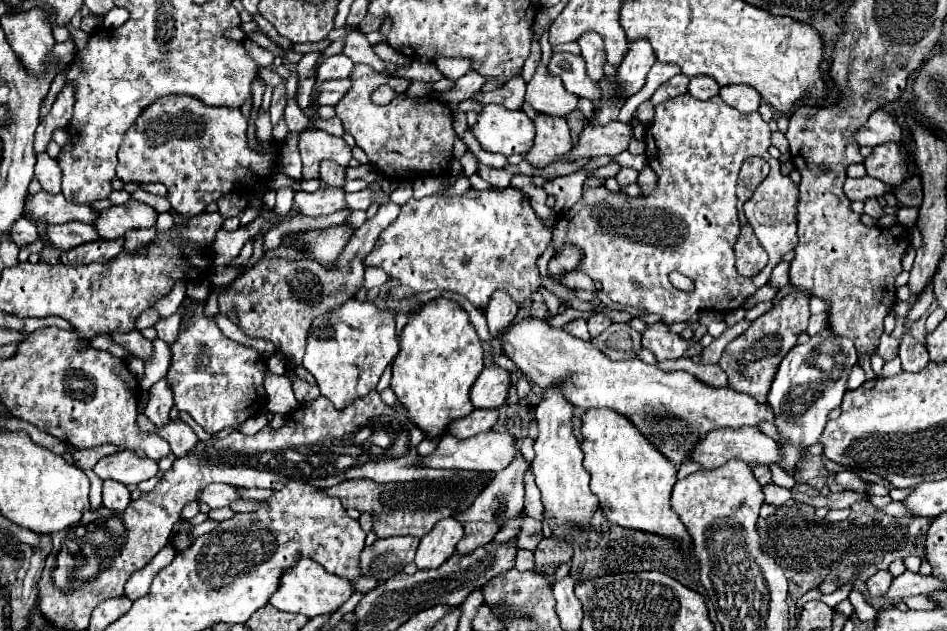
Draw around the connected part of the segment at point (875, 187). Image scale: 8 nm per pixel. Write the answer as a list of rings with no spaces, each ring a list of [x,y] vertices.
[[[848,177],[844,181],[844,193],[850,201],[864,201],[868,197],[882,197],[884,193],[894,191],[894,187],[884,185],[882,181],[876,181],[874,177],[860,177],[860,179],[852,179]]]

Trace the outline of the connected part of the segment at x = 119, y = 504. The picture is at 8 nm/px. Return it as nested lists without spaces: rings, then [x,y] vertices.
[[[112,479],[104,481],[104,491],[102,491],[102,503],[104,507],[122,513],[130,505],[130,491],[126,485],[116,483]]]

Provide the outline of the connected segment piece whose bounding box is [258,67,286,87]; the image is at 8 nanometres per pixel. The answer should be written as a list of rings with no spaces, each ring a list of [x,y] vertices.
[[[262,67],[262,69],[260,69],[260,73],[258,73],[258,77],[260,77],[264,83],[272,83],[274,87],[276,87],[276,85],[280,85],[280,83],[282,83],[282,85],[286,85],[286,79],[282,79],[276,71],[272,71],[272,69],[268,69],[268,67]]]

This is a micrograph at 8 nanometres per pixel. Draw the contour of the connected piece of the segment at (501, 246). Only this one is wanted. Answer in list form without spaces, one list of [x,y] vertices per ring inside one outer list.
[[[516,187],[506,189],[486,189],[476,191],[468,189],[464,195],[444,197],[432,195],[424,199],[410,199],[398,219],[380,233],[378,245],[364,257],[366,267],[382,267],[390,279],[398,279],[404,287],[412,291],[432,291],[432,289],[450,289],[466,297],[476,309],[486,309],[490,297],[496,289],[504,289],[518,305],[524,305],[532,299],[532,293],[538,291],[542,275],[538,271],[538,259],[550,243],[552,231],[538,219],[530,199]]]

